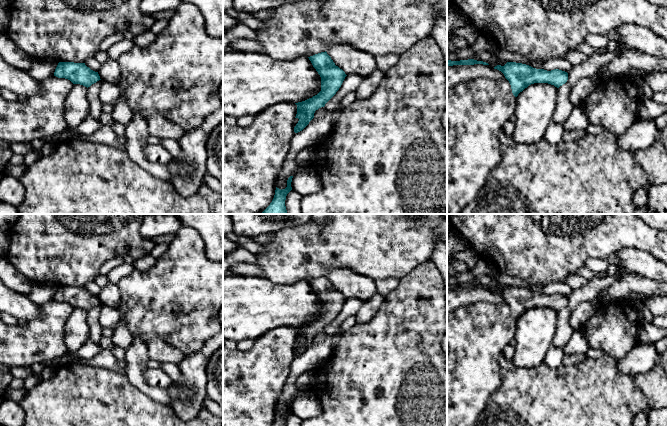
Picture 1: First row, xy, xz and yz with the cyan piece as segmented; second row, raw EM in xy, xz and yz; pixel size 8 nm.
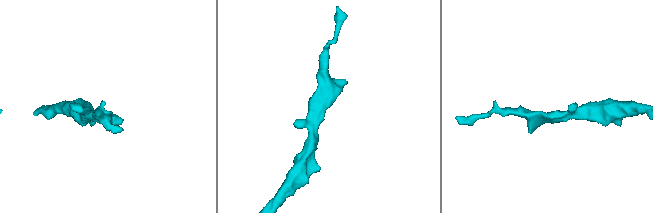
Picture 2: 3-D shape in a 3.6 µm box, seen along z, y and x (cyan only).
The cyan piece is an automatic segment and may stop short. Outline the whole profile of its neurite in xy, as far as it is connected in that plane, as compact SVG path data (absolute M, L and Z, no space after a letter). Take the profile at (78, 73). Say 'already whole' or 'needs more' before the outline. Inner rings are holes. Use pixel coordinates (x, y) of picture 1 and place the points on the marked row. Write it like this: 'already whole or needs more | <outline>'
already whole | M59 62L54 76L70 80L73 84L90 87L101 80L98 72L91 70L85 63Z

